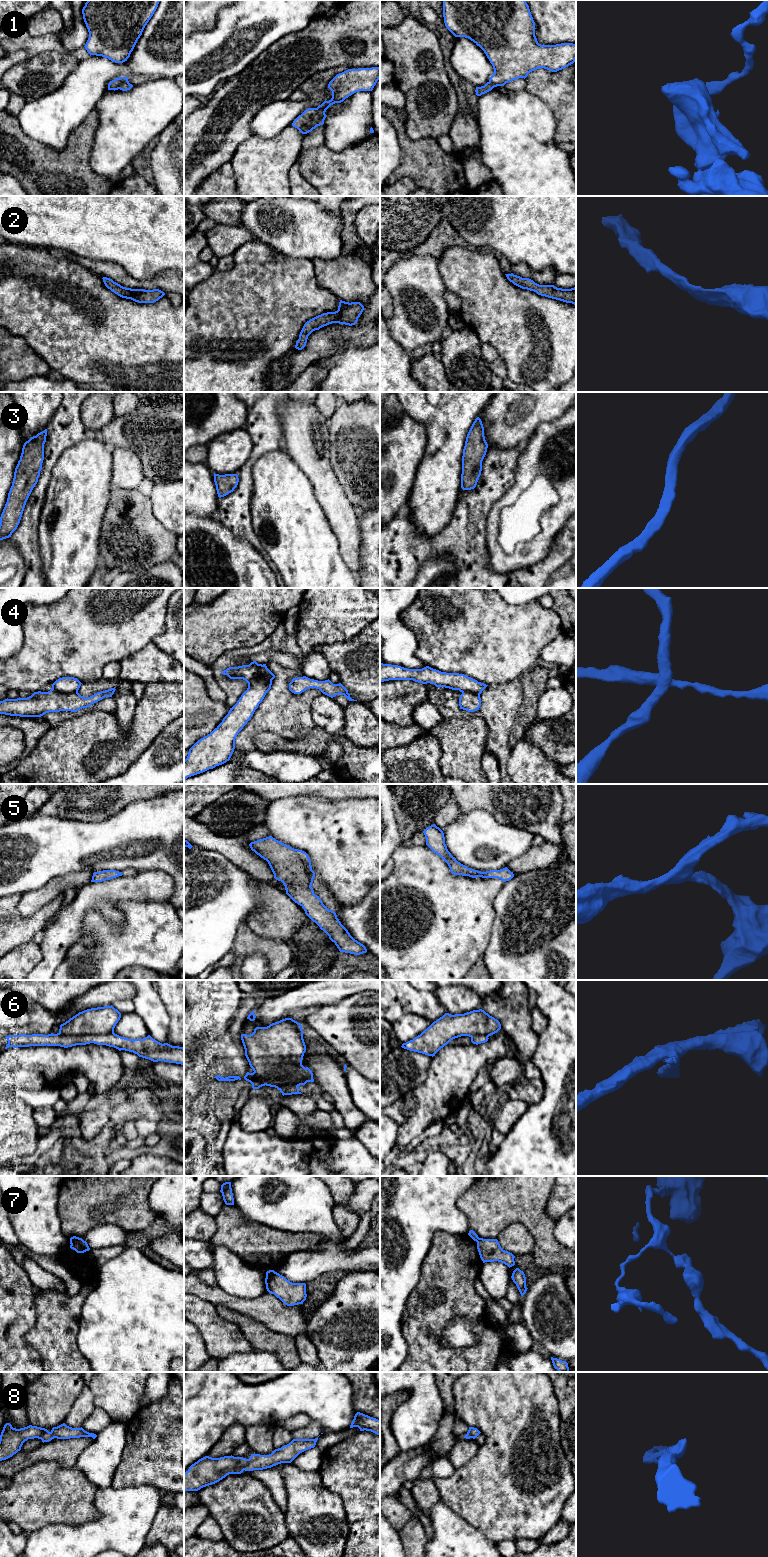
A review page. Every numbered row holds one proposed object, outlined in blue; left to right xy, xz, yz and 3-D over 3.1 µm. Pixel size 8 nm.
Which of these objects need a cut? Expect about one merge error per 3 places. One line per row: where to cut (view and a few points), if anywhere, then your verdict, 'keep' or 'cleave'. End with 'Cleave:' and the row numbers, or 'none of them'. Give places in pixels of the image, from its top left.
1: no cut | keep
2: no cut | keep
3: no cut | keep
4: xz (270, 671), (261, 676), (256, 676), (248, 683) | cleave
5: no cut | keep
6: xy (113, 1031), (107, 1034), (59, 1033) | cleave
7: yz (479, 1238), (476, 1241) | cleave
8: no cut | keep
Cleave: 4, 6, 7

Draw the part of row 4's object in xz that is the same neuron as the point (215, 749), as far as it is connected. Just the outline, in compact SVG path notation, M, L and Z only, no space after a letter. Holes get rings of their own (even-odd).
M266 664L263 666L265 675L256 677L248 683L247 690L230 708L222 722L189 749L188 756L184 760L184 780L230 760L238 733L251 719L266 693L271 689L272 680L266 676L271 671Z

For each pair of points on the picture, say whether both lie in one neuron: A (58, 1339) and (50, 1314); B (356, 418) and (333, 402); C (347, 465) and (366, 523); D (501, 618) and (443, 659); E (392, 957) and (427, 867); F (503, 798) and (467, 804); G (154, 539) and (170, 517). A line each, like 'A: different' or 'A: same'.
A: same
B: different
C: different
D: same
E: same
F: same
G: different

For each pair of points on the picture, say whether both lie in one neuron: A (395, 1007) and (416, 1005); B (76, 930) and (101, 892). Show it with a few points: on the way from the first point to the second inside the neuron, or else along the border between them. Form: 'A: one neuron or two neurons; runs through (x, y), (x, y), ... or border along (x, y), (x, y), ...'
A: one neuron; runs through (392, 999), (397, 995), (400, 998), (408, 999)
B: one neuron; runs through (76, 920), (76, 914), (91, 899)

